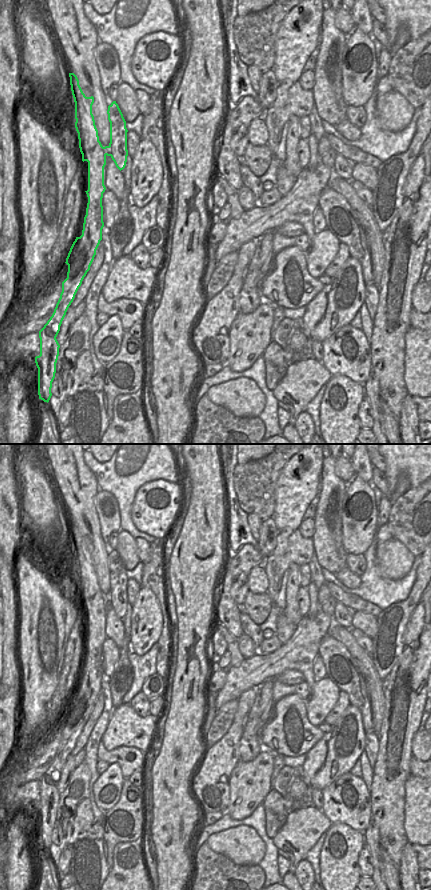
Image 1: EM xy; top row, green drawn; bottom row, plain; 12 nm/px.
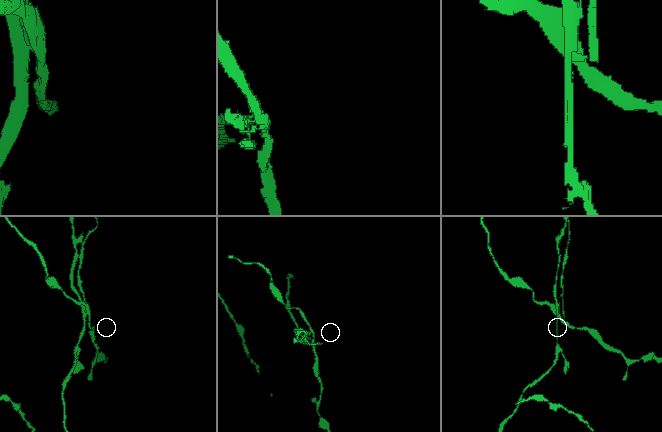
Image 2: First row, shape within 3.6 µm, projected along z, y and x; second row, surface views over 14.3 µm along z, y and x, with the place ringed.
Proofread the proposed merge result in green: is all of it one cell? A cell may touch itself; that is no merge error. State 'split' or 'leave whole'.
split

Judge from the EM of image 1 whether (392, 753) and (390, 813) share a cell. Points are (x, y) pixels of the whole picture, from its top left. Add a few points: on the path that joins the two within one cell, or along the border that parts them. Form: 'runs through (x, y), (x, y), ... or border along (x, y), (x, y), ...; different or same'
runs through (392, 768), (390, 773), (390, 798); same

